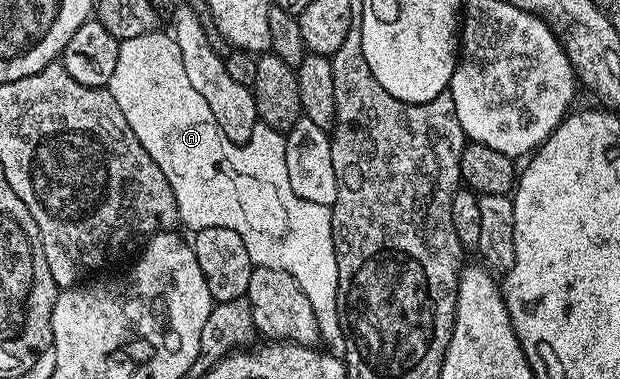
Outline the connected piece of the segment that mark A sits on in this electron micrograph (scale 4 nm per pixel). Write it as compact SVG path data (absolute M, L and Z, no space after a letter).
M140 37L121 38L116 71L112 71L108 88L144 149L152 155L160 171L164 171L174 192L179 222L183 226L186 224L190 231L228 227L244 239L244 247L248 247L248 255L255 266L288 271L288 275L300 283L316 315L321 344L335 355L345 354L346 336L338 314L338 272L332 243L331 206L308 203L308 199L296 195L288 181L286 139L279 130L259 123L248 140L241 143L230 141L220 123L216 123L216 115L212 115L212 107L208 107L204 95L200 95L200 91L192 87L188 75L184 75L182 58L177 55L142 57L142 44L144 41Z

